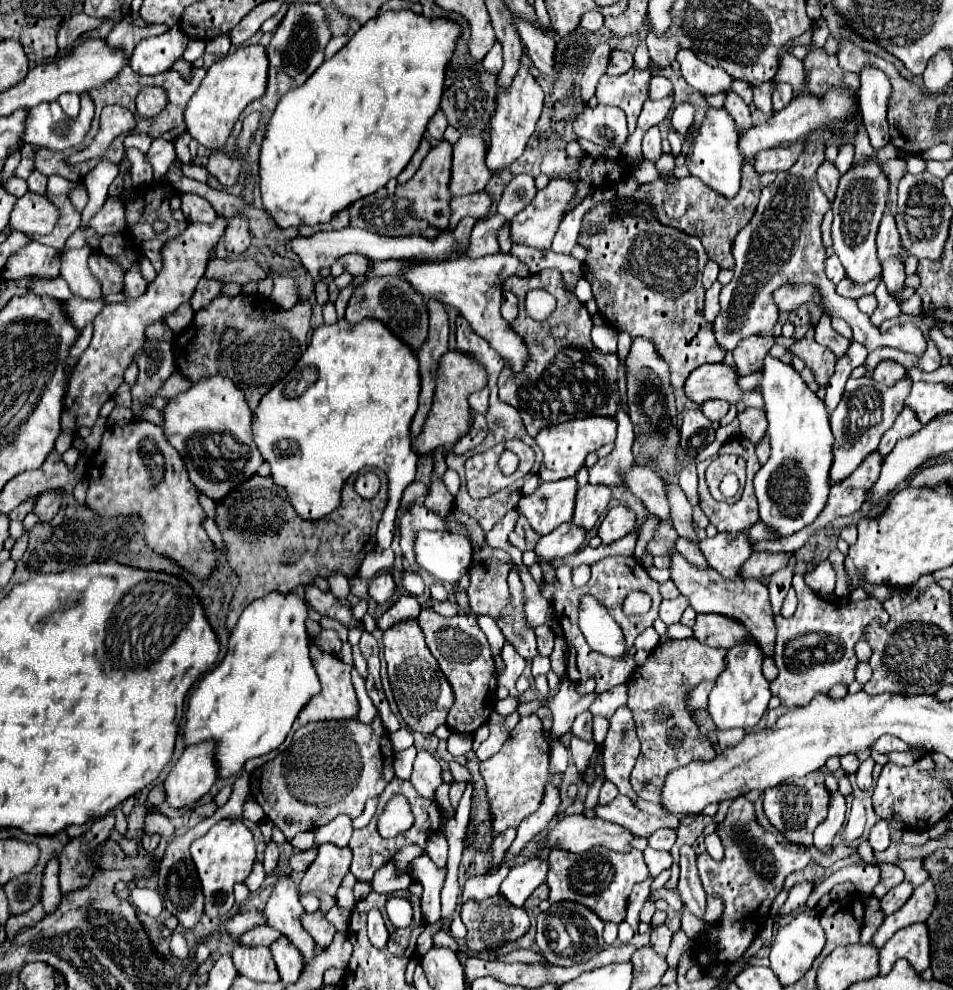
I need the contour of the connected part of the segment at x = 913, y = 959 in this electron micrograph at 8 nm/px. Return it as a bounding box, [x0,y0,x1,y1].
[879,922,931,974]

